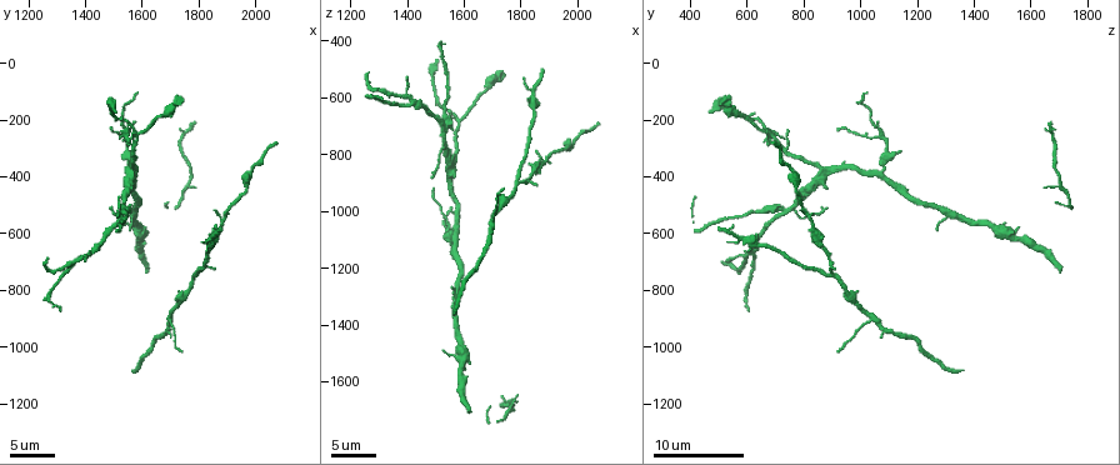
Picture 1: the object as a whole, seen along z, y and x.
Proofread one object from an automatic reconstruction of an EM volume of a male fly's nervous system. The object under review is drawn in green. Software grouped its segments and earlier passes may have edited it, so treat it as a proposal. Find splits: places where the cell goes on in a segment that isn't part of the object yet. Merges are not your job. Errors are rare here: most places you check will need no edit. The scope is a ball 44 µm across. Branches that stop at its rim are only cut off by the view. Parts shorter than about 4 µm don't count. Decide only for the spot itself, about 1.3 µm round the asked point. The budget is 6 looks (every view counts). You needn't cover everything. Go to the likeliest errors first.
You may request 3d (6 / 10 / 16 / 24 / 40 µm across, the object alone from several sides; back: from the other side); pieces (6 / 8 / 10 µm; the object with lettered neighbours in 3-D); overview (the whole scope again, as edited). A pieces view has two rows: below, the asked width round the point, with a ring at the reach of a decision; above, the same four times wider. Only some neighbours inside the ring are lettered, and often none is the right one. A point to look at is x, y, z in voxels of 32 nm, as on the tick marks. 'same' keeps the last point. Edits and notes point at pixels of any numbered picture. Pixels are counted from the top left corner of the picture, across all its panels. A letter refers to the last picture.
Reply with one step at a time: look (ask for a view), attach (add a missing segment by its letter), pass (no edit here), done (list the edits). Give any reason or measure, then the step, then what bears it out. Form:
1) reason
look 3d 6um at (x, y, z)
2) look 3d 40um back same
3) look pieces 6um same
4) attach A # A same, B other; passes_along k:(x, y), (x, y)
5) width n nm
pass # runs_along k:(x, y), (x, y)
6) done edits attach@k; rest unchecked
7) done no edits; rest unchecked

look 3d 10um at (1530, 260, 710)

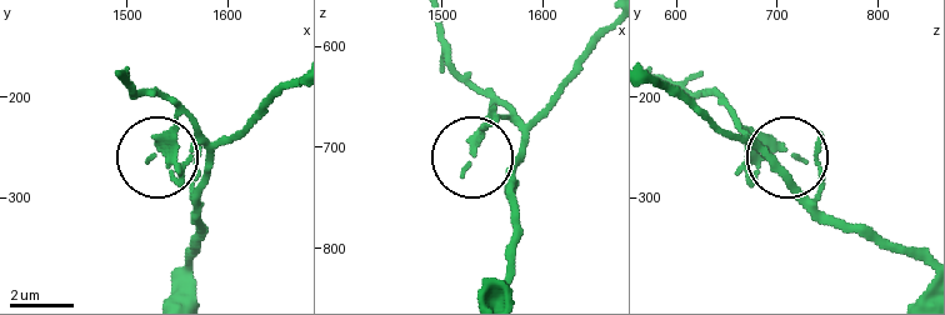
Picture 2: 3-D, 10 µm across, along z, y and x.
what lies round it
look pieces 6um at (1526, 260, 722)

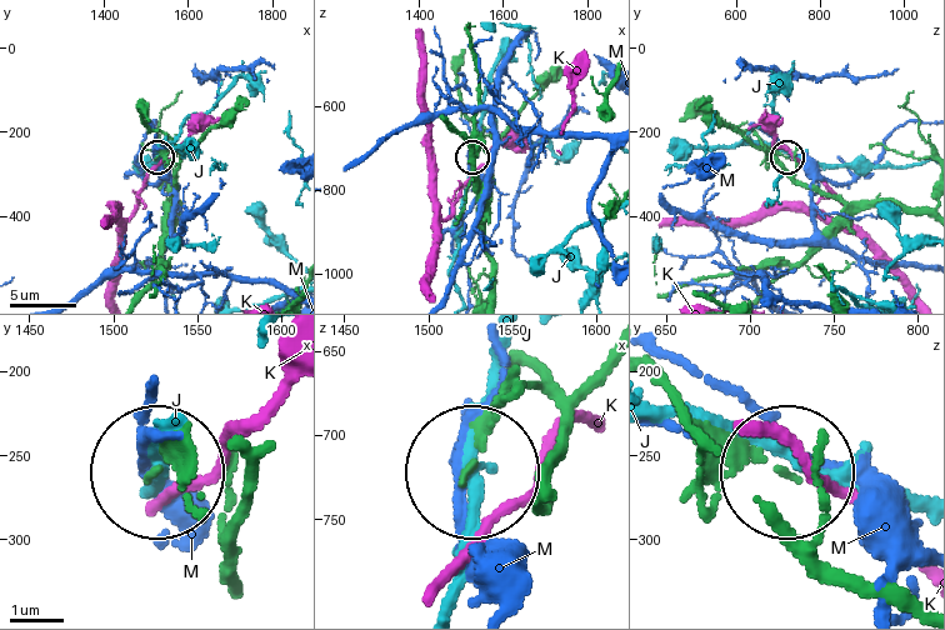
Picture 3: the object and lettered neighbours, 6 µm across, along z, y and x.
pass # J other, K other, M other; runs_along 3:(703, 451), (779, 465); none of them fits

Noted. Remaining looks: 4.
an open end
look 3d 10um at (1580, 100, 1020)

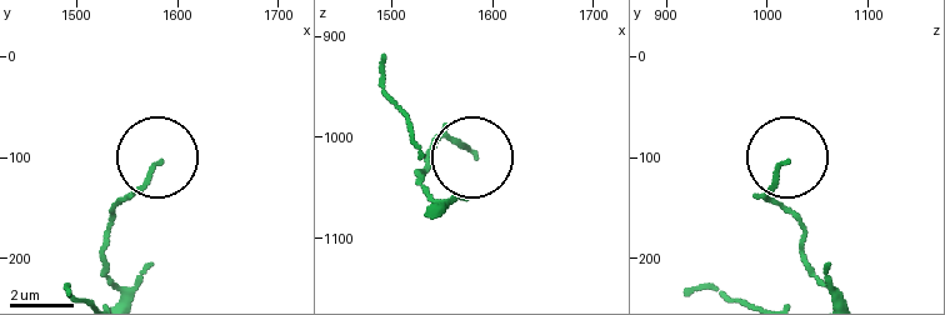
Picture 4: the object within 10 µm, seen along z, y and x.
what lies round it
look pieces 8um at (1582, 104, 1020)

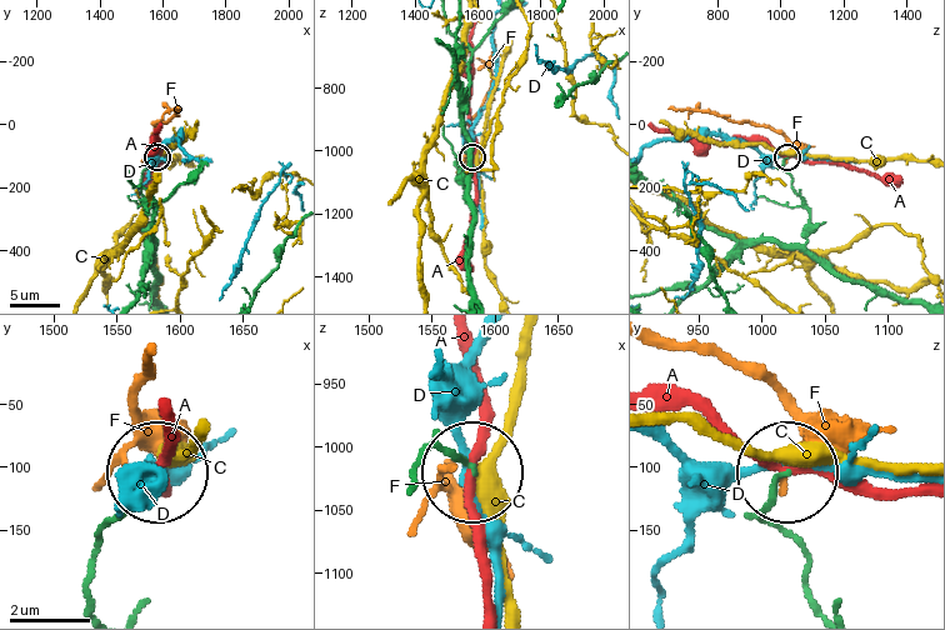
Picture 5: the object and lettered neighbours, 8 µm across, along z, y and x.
width 100 nm
pass # A other, C other, D other, F other; none of them fits

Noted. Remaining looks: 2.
tapers out
look 3d 6um at (1850, 730, 910)

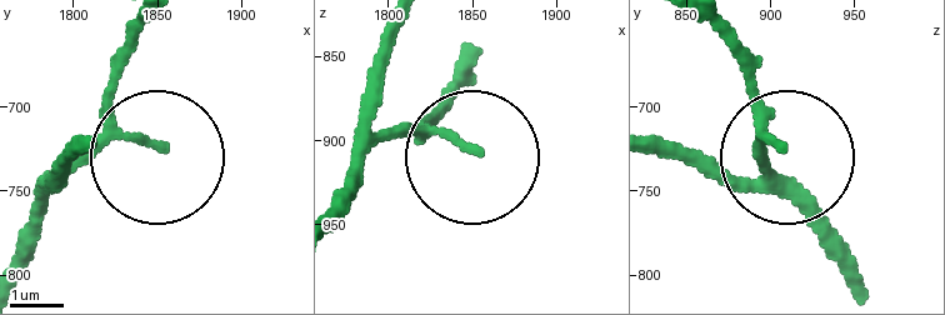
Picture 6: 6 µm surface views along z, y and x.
what lies round it
look pieces 6um at (1852, 722, 904)

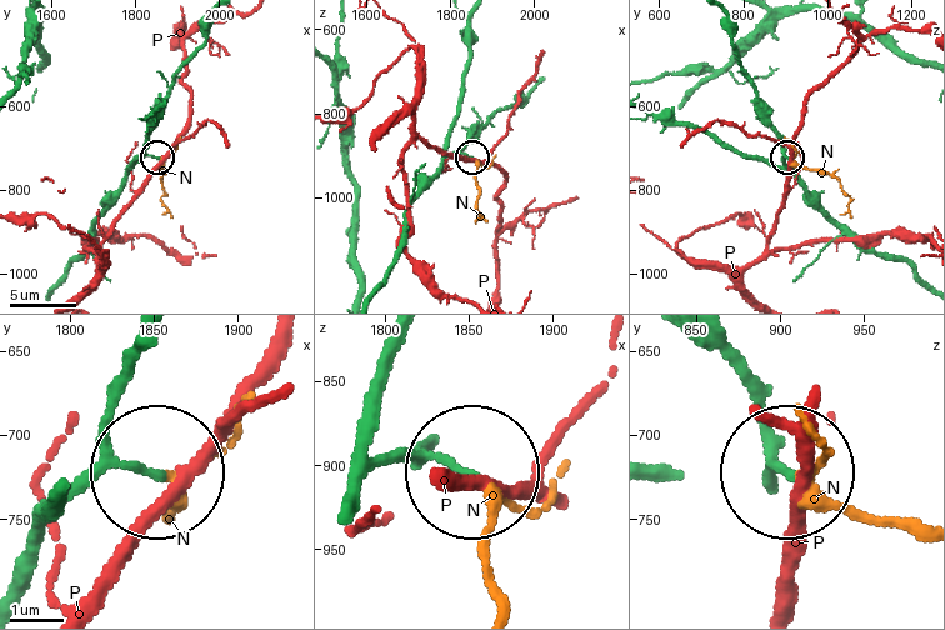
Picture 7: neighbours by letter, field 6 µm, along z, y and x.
attach N # N same, P other; passes_along 7:(805, 486), (921, 523); it goes on there

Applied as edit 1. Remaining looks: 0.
done edits attach@7; rest unchecked

